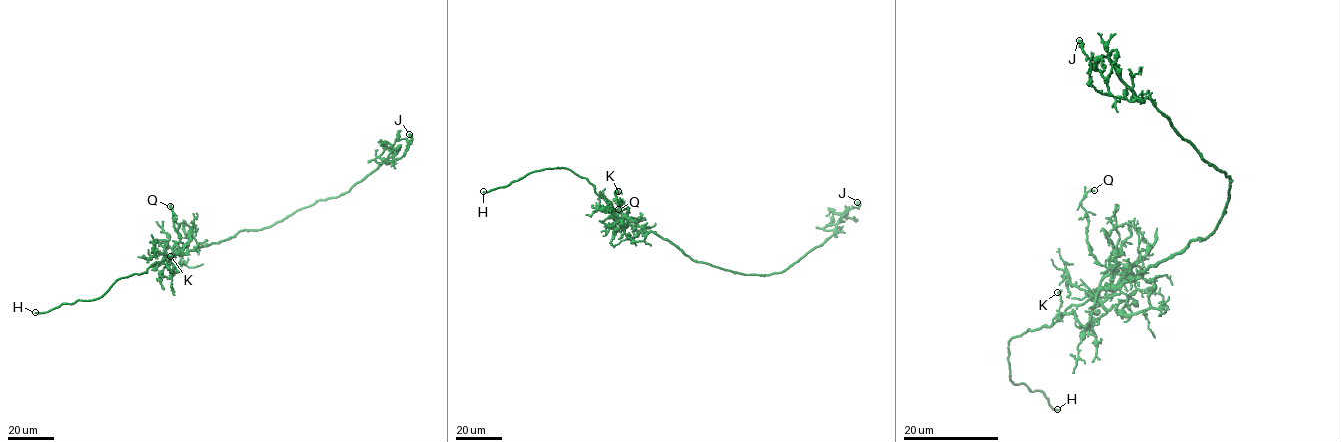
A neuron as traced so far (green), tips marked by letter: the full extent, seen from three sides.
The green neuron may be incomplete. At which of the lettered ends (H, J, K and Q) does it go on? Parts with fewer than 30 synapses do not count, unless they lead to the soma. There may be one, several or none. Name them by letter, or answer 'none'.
H

